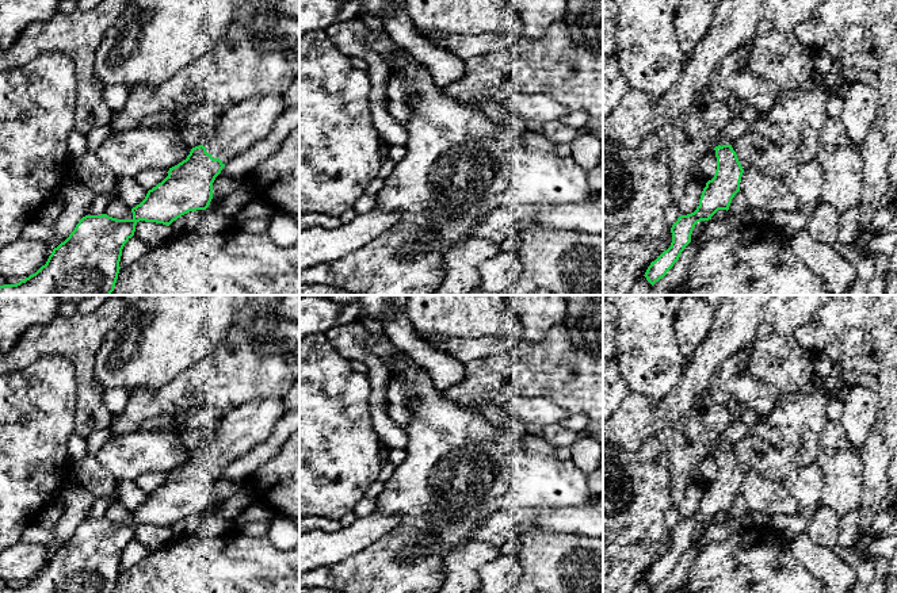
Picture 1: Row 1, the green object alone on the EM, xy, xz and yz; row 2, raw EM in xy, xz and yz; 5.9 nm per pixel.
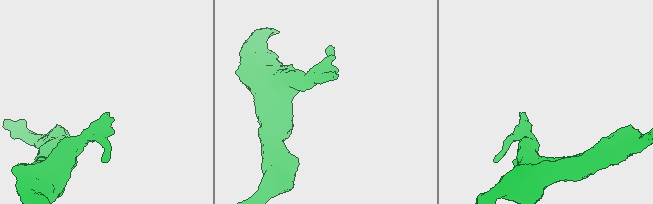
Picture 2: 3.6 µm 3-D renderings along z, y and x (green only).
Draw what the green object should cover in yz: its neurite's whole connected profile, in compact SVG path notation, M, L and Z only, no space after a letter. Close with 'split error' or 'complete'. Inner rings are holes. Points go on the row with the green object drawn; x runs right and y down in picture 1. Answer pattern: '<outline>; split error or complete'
M718 145L714 150L717 157L715 175L706 183L699 206L694 213L677 218L671 227L671 246L650 263L644 275L652 286L663 279L679 260L684 248L691 242L695 225L711 219L718 210L728 211L732 199L740 191L744 169L732 145Z; complete

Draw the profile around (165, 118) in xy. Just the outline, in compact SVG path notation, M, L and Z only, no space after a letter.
M163 111L144 116L138 127L172 126L175 123L173 114L171 111Z

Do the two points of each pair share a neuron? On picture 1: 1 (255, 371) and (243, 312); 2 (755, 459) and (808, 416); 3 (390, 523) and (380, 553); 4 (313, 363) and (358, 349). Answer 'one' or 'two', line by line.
1: two
2: one
3: two
4: two

